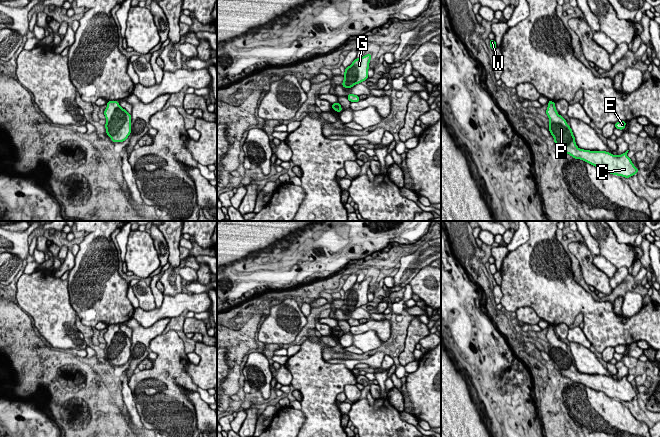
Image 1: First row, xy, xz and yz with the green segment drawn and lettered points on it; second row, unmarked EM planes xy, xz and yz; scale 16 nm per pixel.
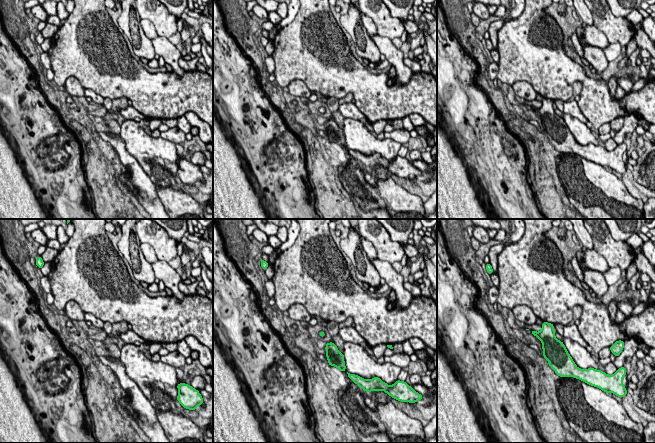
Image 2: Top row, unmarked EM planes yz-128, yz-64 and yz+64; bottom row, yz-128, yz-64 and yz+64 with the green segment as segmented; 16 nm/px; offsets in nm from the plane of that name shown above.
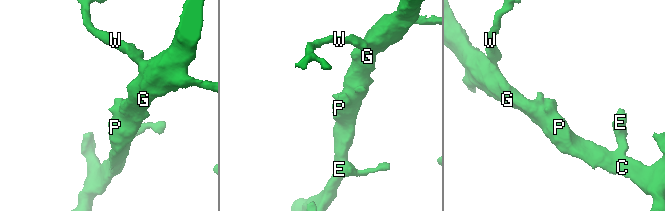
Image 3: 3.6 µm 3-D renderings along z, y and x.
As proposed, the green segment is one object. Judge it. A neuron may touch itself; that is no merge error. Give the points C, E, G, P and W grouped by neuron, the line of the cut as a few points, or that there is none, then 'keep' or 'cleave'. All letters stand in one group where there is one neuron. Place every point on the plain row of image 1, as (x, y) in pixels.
C E G P W; no cut; keep

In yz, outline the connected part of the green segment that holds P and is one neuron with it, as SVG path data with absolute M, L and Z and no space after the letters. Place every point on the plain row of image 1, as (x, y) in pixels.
M548 325L546 338L550 344L549 355L554 361L555 369L561 374L571 379L574 383L581 383L595 391L603 392L610 398L629 402L637 398L636 392L631 383L627 381L629 374L616 380L606 375L590 375L579 373L575 366L572 353L567 349L567 345L557 337L555 326Z

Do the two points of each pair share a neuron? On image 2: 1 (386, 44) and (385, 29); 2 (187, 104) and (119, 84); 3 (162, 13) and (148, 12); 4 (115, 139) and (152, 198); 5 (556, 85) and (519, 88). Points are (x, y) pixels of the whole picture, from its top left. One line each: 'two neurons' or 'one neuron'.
1: two neurons
2: one neuron
3: one neuron
4: one neuron
5: two neurons

